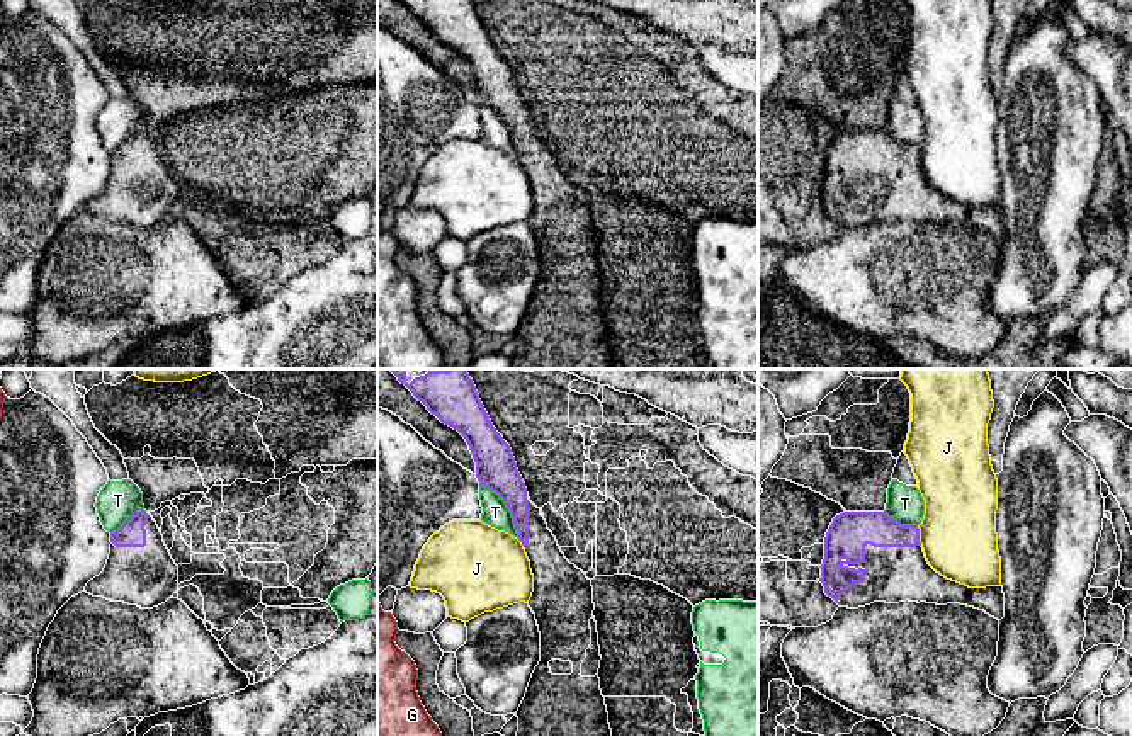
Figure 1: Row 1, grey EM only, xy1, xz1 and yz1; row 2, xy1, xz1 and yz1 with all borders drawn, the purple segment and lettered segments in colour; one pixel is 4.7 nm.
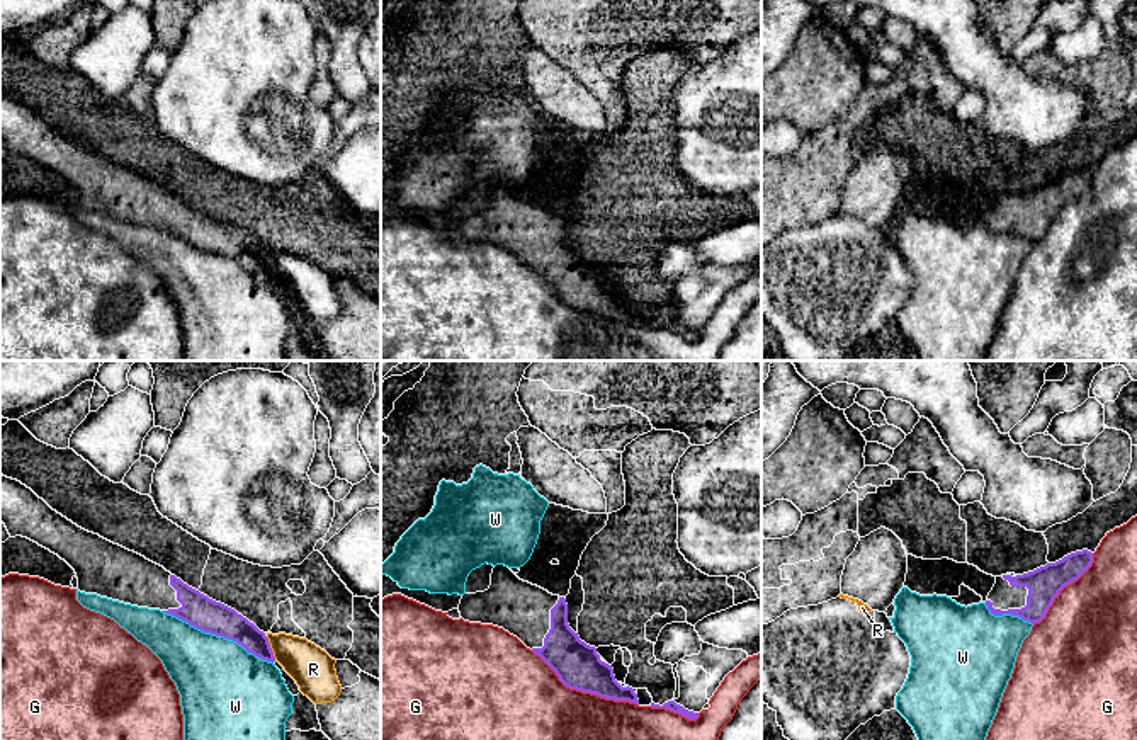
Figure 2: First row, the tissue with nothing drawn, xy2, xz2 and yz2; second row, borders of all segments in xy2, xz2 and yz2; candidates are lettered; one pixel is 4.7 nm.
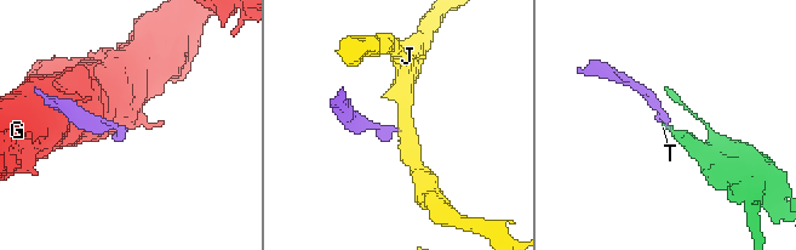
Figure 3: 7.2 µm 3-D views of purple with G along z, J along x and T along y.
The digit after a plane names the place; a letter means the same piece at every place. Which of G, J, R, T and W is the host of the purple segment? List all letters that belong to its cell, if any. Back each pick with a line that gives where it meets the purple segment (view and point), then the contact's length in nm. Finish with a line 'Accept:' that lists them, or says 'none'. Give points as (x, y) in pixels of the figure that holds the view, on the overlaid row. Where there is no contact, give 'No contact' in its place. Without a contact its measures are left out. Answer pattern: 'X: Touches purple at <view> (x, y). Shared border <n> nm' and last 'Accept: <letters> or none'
Accept: none

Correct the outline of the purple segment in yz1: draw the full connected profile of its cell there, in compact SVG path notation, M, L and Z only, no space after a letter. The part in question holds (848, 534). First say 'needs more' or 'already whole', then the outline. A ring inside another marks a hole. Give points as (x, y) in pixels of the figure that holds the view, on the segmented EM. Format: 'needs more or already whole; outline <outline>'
needs more; outline M843 512L824 537L819 581L840 607L874 602L960 603L1005 617L1003 586L969 588L947 580L926 561L918 525L901 525L886 512Z

